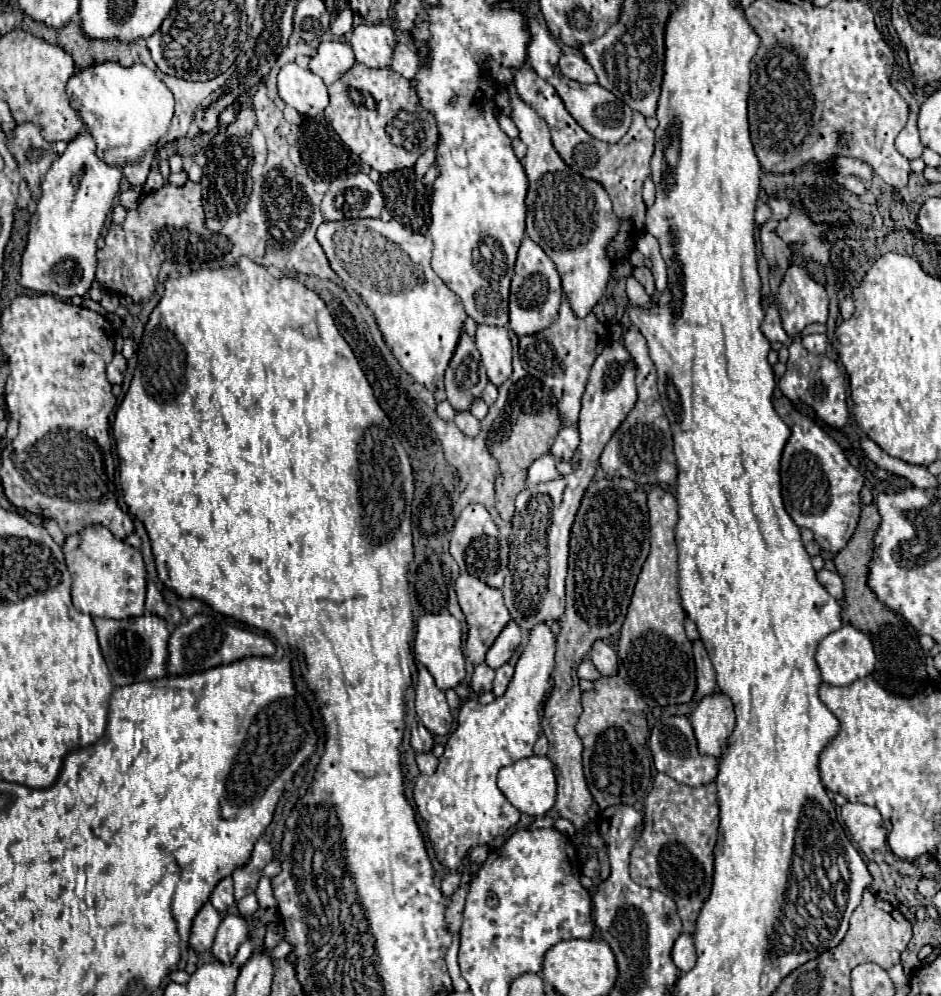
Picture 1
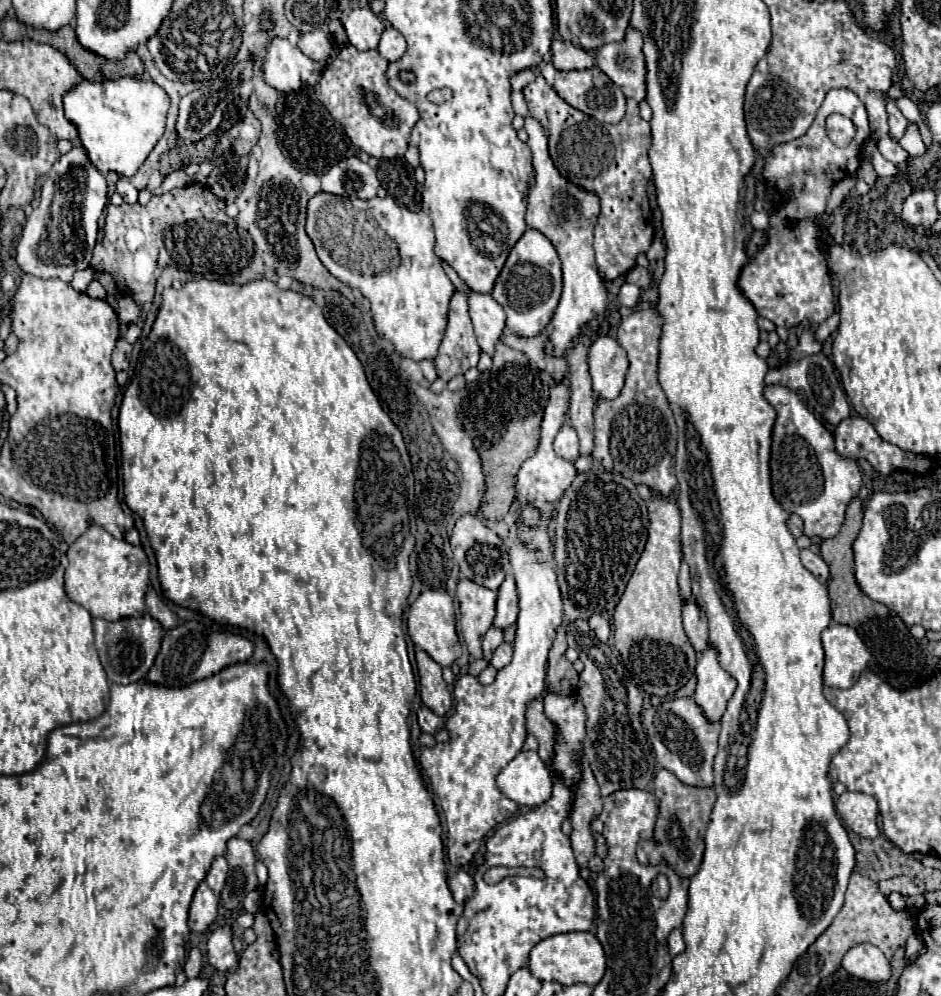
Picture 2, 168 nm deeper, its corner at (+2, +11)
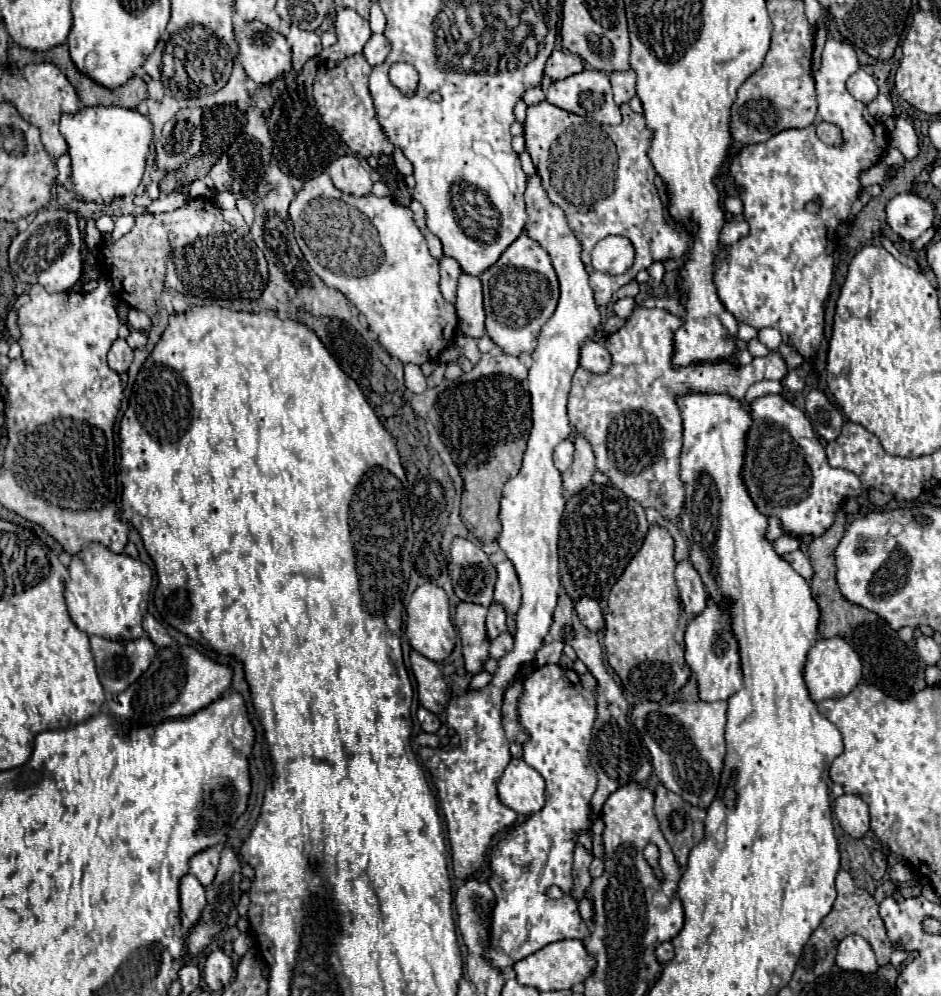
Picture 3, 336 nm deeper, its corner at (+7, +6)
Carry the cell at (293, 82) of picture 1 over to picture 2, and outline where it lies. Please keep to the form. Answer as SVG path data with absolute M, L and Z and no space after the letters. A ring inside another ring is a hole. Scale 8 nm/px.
M273 38L267 46L263 80L279 92L295 92L303 86L315 86L321 80L323 66L309 60L289 40Z

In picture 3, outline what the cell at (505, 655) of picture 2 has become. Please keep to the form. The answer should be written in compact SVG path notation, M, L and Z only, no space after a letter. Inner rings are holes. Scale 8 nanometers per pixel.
M506 631L506 633L500 633L494 641L492 641L492 645L490 645L490 657L494 657L494 659L500 659L500 657L504 657L508 651L512 651L512 647L514 647L514 637Z

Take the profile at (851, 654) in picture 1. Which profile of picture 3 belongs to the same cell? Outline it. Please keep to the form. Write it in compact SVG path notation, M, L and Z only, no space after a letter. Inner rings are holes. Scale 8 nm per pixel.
M842 637L818 639L816 645L808 651L808 659L806 659L806 665L804 665L804 681L806 681L806 687L808 687L810 699L814 703L820 703L820 701L832 699L832 697L848 695L856 687L860 677L862 677L860 657Z

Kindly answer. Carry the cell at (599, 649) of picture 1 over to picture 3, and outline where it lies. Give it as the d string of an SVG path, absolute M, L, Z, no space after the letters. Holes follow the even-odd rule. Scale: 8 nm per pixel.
M584 595L584 599L576 601L576 613L578 613L578 619L590 631L598 631L604 625L604 617L602 617L600 605L596 603L596 599L588 599L588 595Z

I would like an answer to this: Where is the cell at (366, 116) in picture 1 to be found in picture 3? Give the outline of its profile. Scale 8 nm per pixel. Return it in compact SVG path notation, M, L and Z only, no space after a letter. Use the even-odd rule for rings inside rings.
M352 55L332 65L334 67L330 69L328 63L320 63L318 75L314 81L314 101L316 101L318 113L322 115L322 121L328 127L336 129L342 141L360 157L392 155L394 145L386 139L384 129L376 119L376 111L368 91L368 75L372 71L368 61L364 59L364 55Z

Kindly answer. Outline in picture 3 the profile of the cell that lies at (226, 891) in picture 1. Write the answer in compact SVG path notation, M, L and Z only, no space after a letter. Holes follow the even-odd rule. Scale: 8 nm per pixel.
M208 847L200 853L196 853L190 859L190 873L204 885L208 887L212 883L212 879L216 877L220 865L220 851L216 847Z

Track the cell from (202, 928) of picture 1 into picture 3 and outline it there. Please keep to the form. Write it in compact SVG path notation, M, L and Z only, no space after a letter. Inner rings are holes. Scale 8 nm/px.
M184 875L180 879L180 919L184 931L188 931L200 919L204 905L206 905L204 887L194 875Z

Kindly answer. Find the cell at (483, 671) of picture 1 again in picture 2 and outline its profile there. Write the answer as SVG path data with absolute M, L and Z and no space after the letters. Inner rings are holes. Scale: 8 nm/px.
M489 628L489 632L483 636L483 660L491 660L493 650L503 642L503 632L497 628Z

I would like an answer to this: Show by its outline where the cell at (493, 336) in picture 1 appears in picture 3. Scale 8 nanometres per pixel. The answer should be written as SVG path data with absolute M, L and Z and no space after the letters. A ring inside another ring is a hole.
M462 271L456 289L456 311L458 311L458 327L464 335L482 337L484 329L484 307L482 307L482 285L476 275L468 275Z

